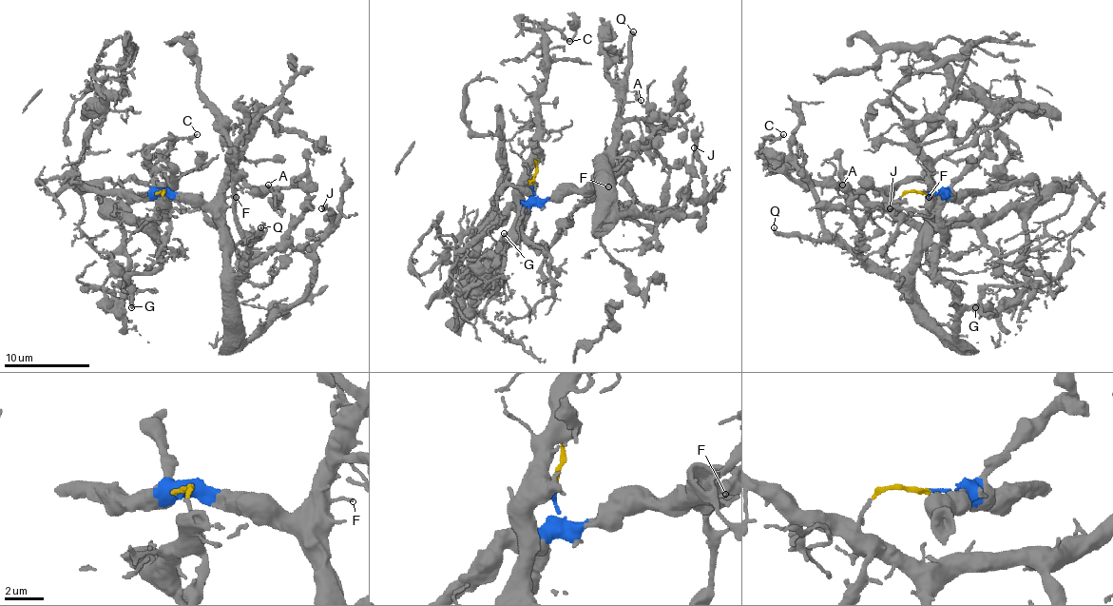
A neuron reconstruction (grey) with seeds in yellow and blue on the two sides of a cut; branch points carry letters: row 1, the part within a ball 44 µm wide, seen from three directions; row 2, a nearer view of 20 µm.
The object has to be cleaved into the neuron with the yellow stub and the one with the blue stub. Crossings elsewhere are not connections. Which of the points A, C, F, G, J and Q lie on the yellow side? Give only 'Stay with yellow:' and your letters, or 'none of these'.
Stay with yellow: C, G

